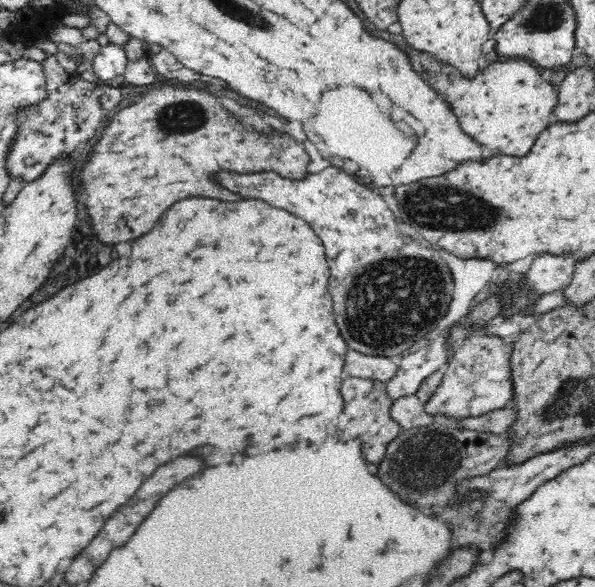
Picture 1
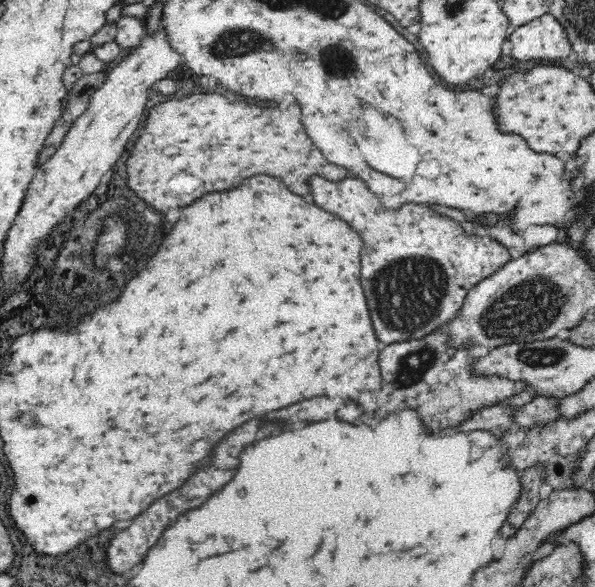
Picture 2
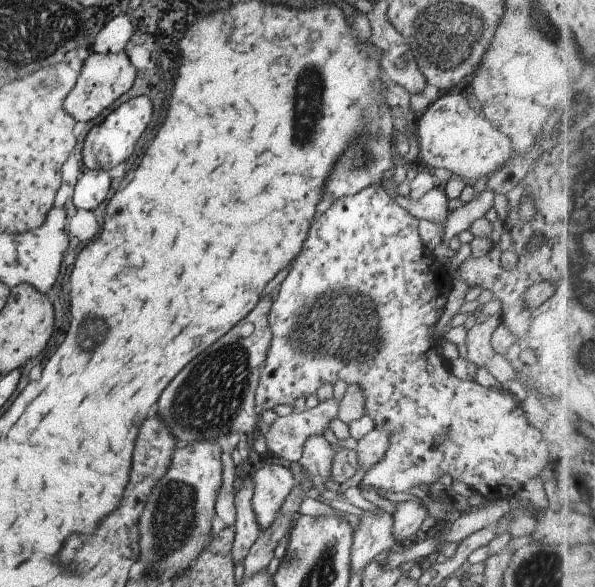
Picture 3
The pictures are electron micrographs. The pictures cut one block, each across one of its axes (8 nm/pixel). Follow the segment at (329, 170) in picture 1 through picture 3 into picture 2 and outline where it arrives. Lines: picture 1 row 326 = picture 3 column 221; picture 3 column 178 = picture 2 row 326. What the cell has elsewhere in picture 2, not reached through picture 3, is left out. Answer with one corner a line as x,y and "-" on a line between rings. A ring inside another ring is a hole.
314,175
308,179
308,186
314,202
320,208
338,214
362,238
364,248
360,254
360,284
366,296
376,338
384,345
418,340
438,328
446,327
458,314
468,291
511,260
509,250
501,242
488,236
466,233
457,222
437,214
426,204
418,206
416,203
406,203
400,210
386,209
376,194
370,192
367,184
358,177
346,176
340,180
331,180

